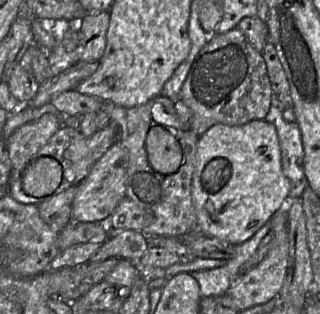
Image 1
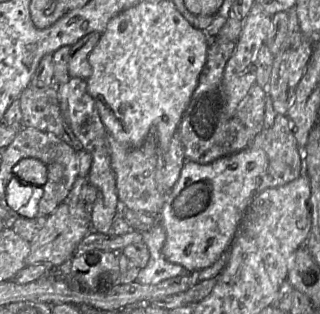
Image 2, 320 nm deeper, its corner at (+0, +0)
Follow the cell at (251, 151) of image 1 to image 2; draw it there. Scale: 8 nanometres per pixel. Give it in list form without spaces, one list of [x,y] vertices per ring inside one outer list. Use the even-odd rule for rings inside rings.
[[[246,148],[209,164],[186,161],[178,181],[168,194],[158,215],[159,222],[166,233],[166,241],[162,250],[166,260],[181,265],[188,273],[200,272],[212,266],[231,246],[240,221],[256,195],[256,188],[267,167],[267,154],[257,148]]]

